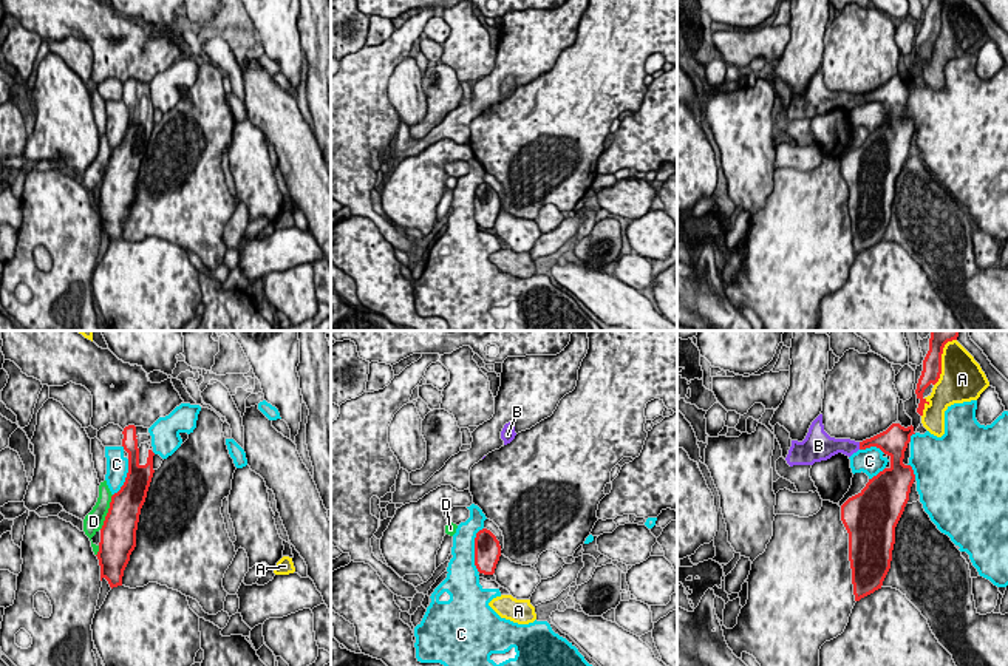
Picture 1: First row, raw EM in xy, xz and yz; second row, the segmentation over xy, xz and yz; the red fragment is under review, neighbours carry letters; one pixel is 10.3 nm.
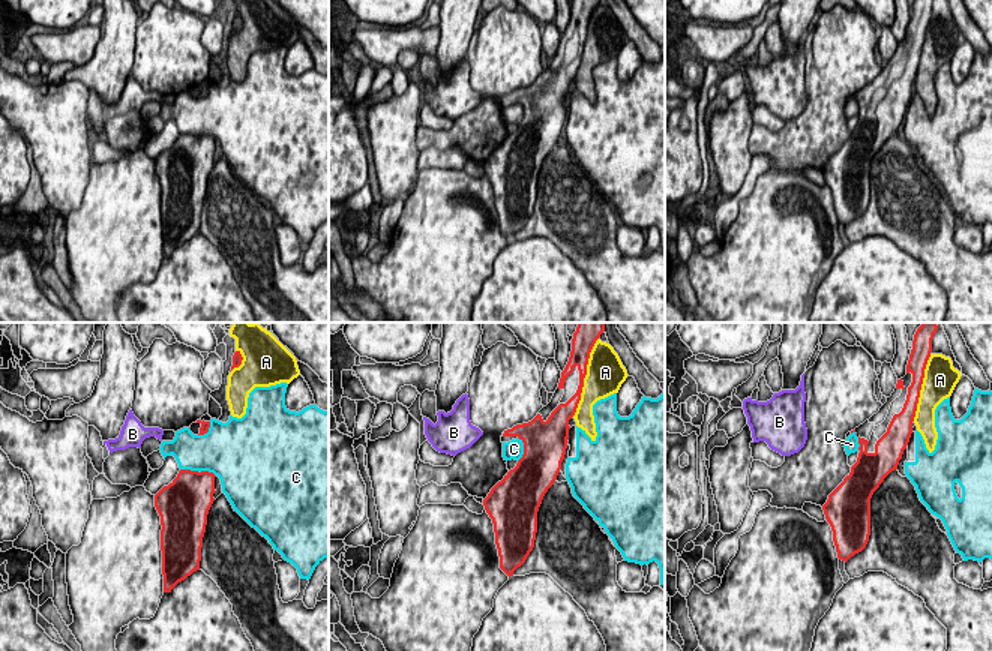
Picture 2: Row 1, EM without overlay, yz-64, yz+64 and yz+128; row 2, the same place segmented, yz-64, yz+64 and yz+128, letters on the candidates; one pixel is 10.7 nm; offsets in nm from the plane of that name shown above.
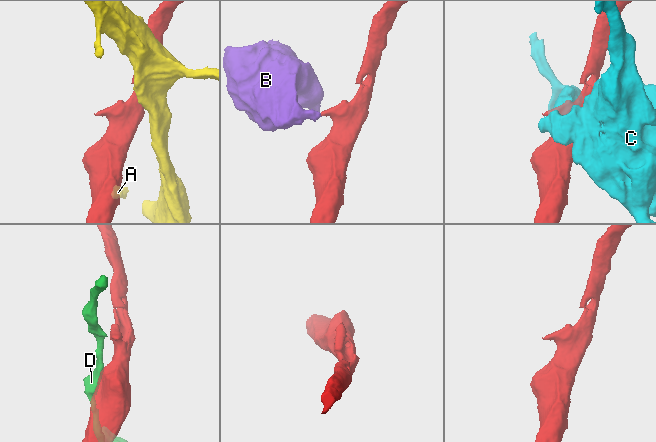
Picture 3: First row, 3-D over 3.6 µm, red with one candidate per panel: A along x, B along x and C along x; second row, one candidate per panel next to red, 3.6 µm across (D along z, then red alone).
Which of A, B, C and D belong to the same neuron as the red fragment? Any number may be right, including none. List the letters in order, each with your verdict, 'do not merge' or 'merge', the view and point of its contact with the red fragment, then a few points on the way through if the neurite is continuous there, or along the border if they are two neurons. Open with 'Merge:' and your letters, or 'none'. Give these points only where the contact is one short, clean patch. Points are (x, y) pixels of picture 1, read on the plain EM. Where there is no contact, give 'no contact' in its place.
Merge: B
A: do not merge; meets red in yz at (940, 20)
B: merge; meets red in yz at (860, 99); runs through yz (883, 95), (860, 99), (847, 101)
C: do not merge; meets red in xz at (475, 204)
D: do not merge; meets red in xy at (108, 166)

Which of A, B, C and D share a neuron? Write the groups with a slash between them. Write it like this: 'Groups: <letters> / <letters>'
Groups: A / B / C / D

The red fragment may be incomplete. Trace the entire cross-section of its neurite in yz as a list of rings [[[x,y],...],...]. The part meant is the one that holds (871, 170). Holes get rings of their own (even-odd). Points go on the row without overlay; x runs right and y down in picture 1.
[[[822,68],[810,79],[802,96],[792,94],[785,111],[790,121],[813,119],[843,107],[852,110],[858,104],[880,102],[891,111],[891,121],[869,133],[866,141],[841,159],[841,175],[849,187],[849,215],[855,255],[881,243],[891,223],[895,198],[895,181],[909,155],[915,128],[904,119],[904,105],[914,80],[892,77],[886,85],[855,96],[835,93],[824,85]]]

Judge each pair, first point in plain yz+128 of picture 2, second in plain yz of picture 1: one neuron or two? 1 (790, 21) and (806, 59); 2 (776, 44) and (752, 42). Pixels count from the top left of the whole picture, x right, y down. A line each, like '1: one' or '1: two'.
1: one
2: one

